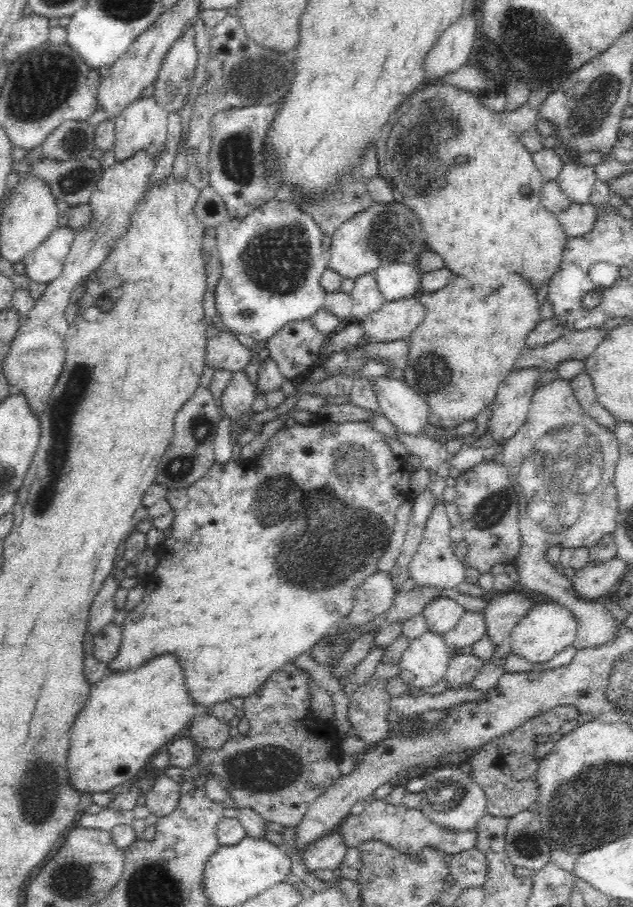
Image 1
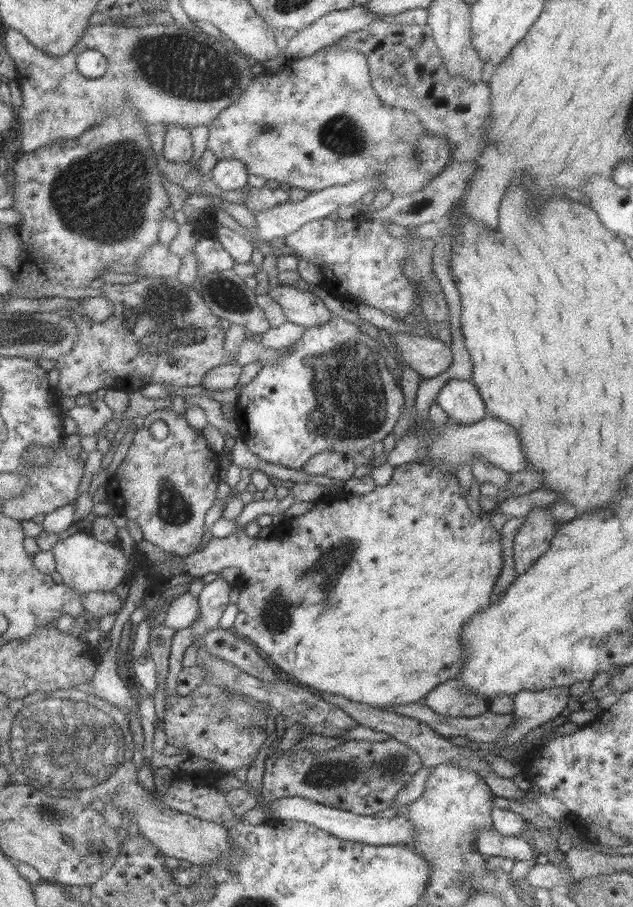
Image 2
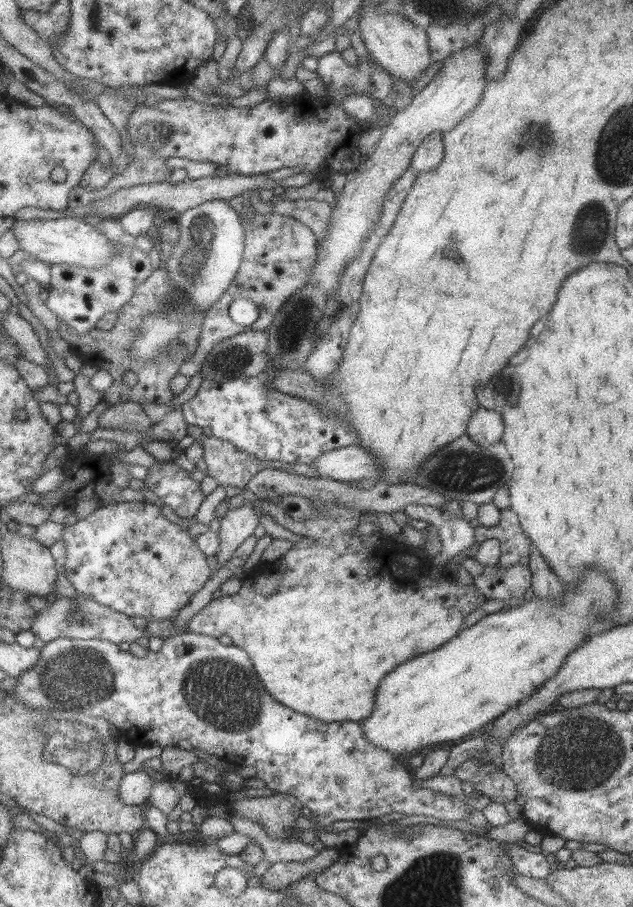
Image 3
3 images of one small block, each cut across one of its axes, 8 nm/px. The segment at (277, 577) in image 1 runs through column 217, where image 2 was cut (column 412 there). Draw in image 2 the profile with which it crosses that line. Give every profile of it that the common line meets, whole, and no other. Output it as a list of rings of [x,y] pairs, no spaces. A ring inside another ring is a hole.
[[[407,463],[394,468],[392,477],[388,484],[385,486],[376,486],[373,488],[372,492],[365,494],[365,496],[355,496],[351,493],[334,493],[329,492],[327,495],[324,495],[320,498],[317,498],[317,502],[313,502],[313,507],[301,515],[301,520],[299,518],[293,517],[291,520],[285,520],[285,541],[284,540],[275,540],[275,538],[265,538],[260,539],[259,537],[250,537],[243,532],[243,527],[233,528],[233,532],[223,538],[212,537],[203,549],[198,549],[192,554],[186,555],[184,558],[180,557],[180,566],[184,573],[191,575],[192,577],[202,578],[209,573],[218,573],[223,568],[237,568],[239,569],[239,575],[243,578],[243,586],[239,588],[239,596],[237,600],[237,614],[233,622],[231,631],[234,632],[237,636],[241,636],[246,641],[253,643],[263,654],[266,654],[273,661],[275,666],[279,667],[285,674],[288,674],[290,677],[293,676],[297,684],[304,686],[310,690],[315,688],[315,691],[321,690],[321,692],[327,692],[327,694],[339,694],[343,698],[348,698],[352,702],[367,704],[372,708],[377,709],[387,709],[389,707],[397,707],[400,705],[409,705],[416,703],[420,698],[424,698],[433,688],[442,682],[445,682],[449,679],[457,678],[459,671],[461,671],[461,663],[465,661],[465,655],[467,655],[467,650],[465,646],[461,644],[459,640],[459,634],[463,633],[461,626],[467,623],[471,614],[475,614],[477,610],[485,609],[490,603],[491,591],[493,590],[493,585],[499,576],[502,568],[502,546],[501,546],[501,534],[500,530],[495,530],[493,528],[490,520],[489,514],[495,514],[498,508],[489,510],[488,512],[480,512],[478,515],[474,515],[471,510],[469,510],[466,502],[462,499],[462,490],[458,484],[457,478],[455,475],[449,475],[447,472],[438,471],[437,468],[431,465],[422,465],[421,463]]]

